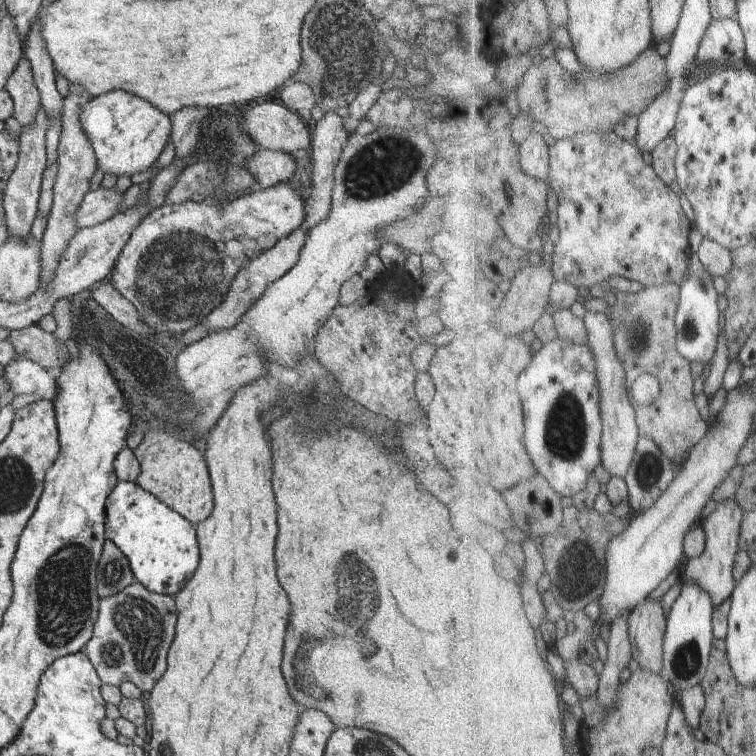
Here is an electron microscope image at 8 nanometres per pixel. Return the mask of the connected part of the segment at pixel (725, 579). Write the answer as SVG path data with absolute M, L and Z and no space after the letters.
M738 500L721 502L717 509L703 521L708 534L707 550L704 556L691 558L686 568L686 582L698 584L704 590L708 590L714 596L716 605L724 604L726 600L732 600L736 588L738 588L735 569L737 568L738 554L742 548L742 534L745 518L748 511Z

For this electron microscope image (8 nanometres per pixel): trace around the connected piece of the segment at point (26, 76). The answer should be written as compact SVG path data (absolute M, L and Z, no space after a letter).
M22 56L19 60L5 89L13 100L13 116L19 121L22 128L35 121L41 106L41 96L36 86L31 62L26 56Z

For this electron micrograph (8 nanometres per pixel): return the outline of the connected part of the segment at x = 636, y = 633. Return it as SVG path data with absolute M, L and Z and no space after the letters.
M649 598L631 615L631 636L641 668L663 673L666 664L666 634L669 614L662 598Z

